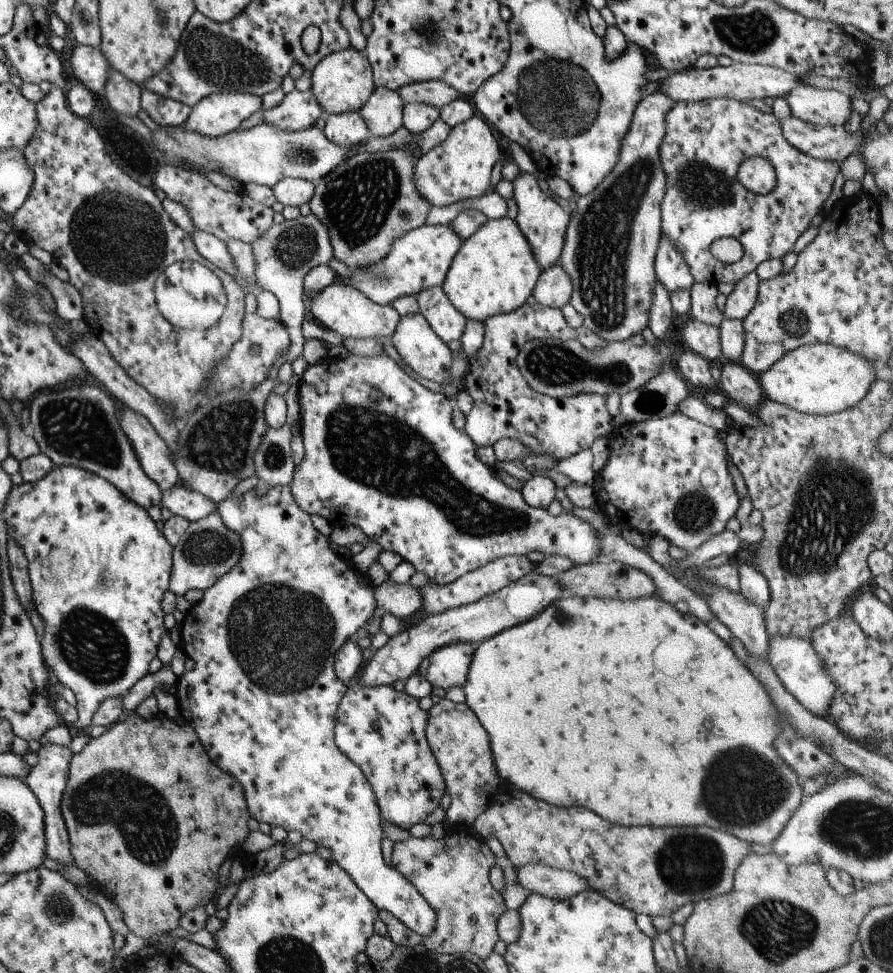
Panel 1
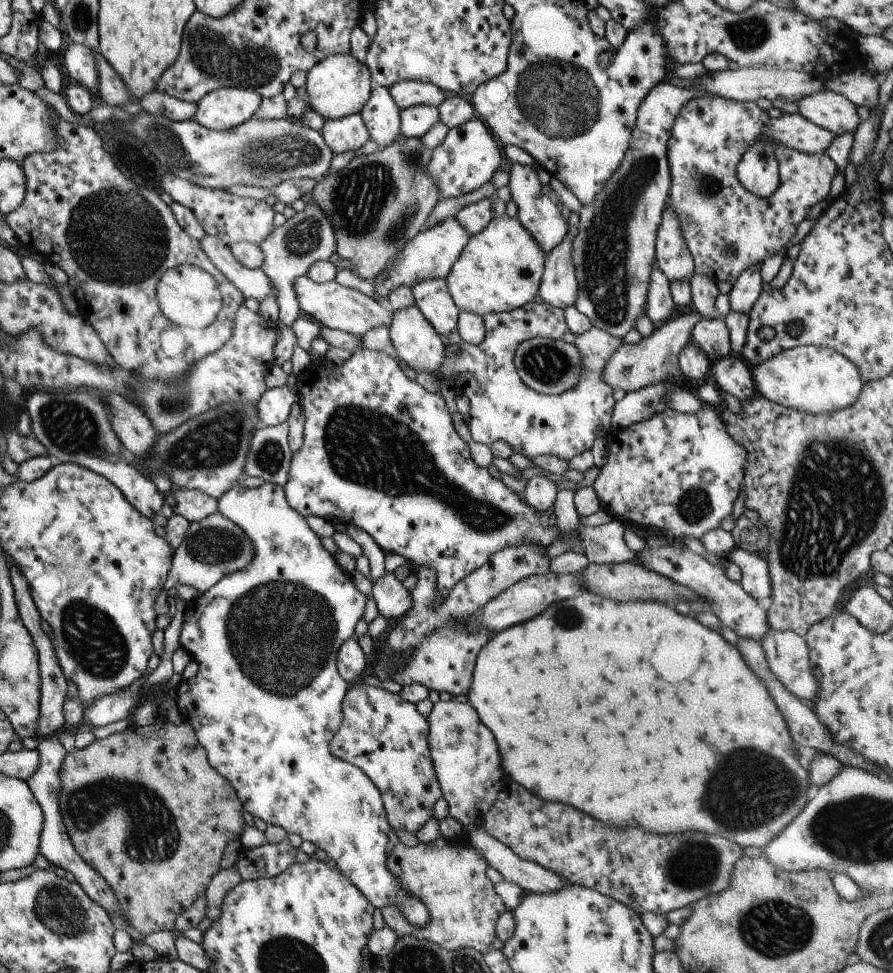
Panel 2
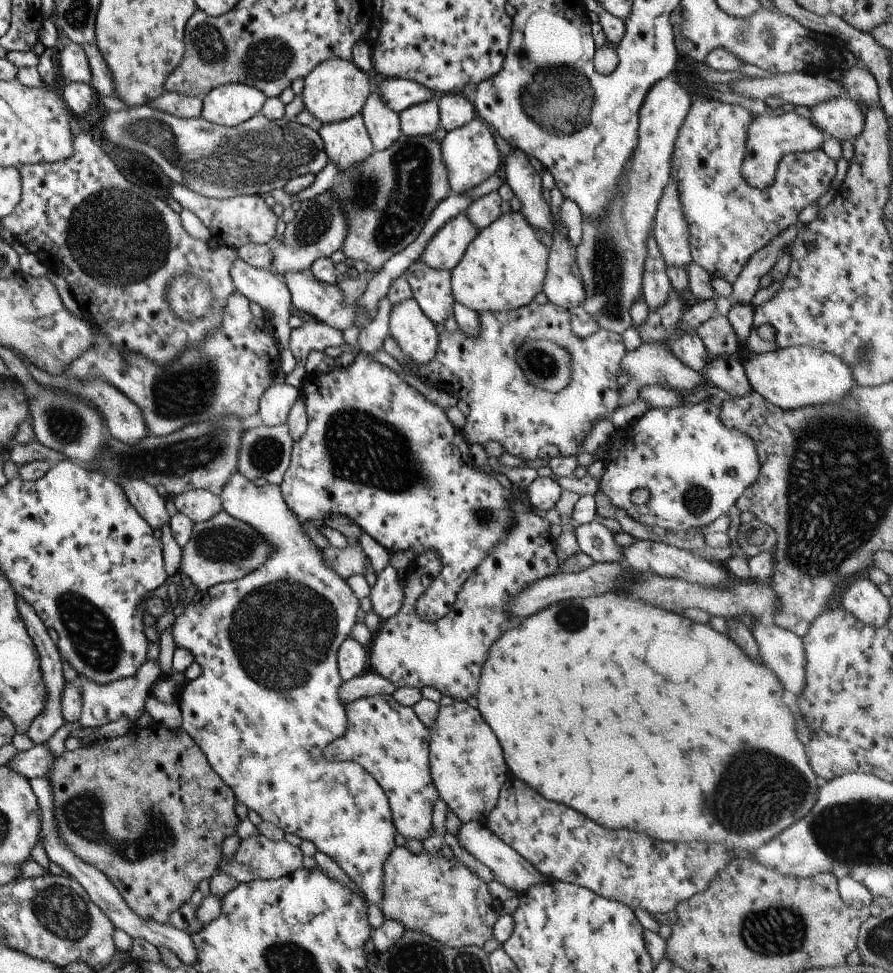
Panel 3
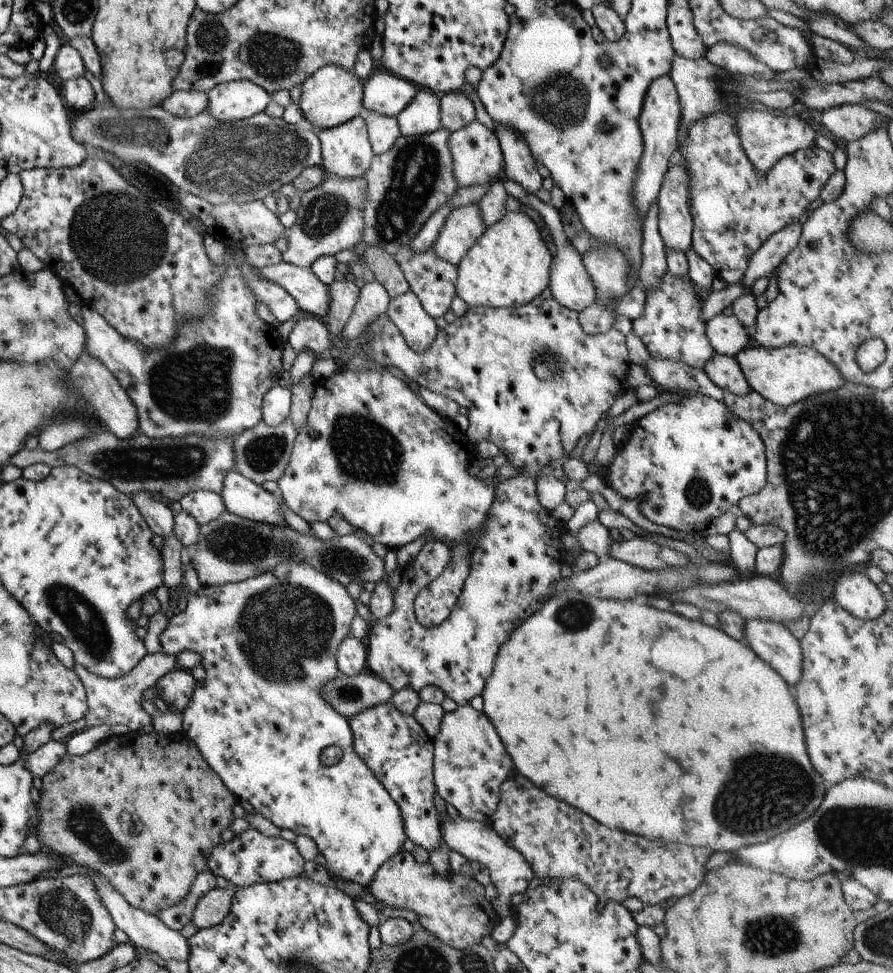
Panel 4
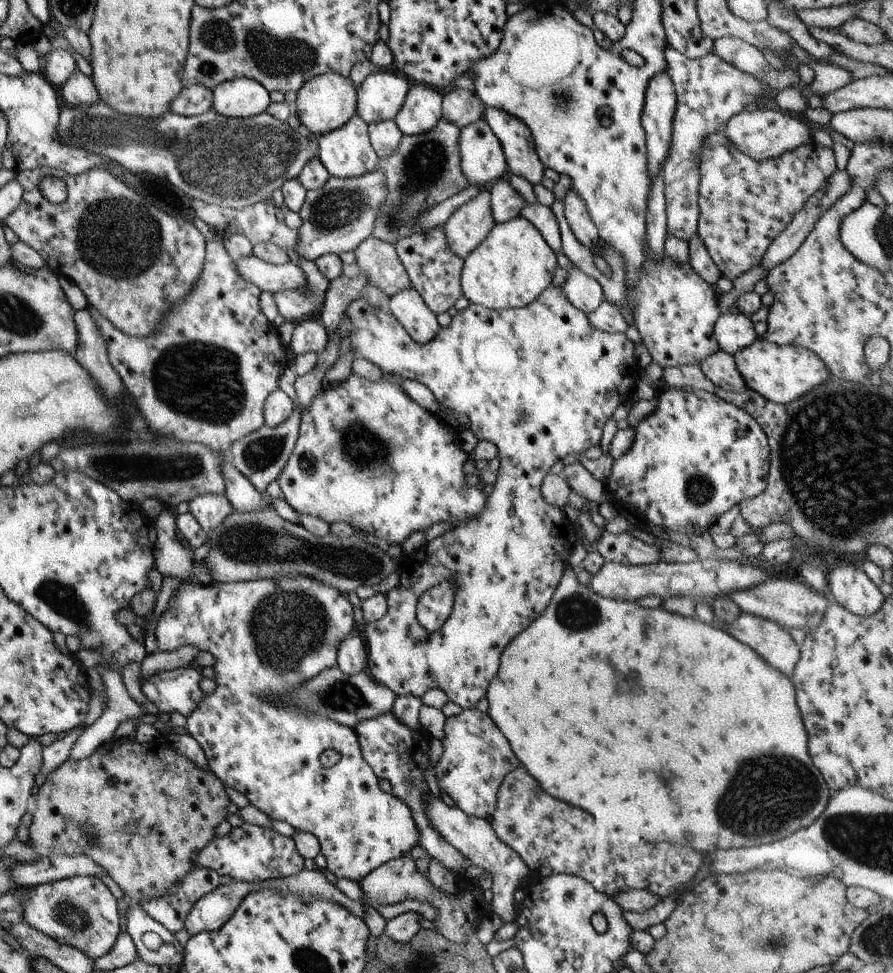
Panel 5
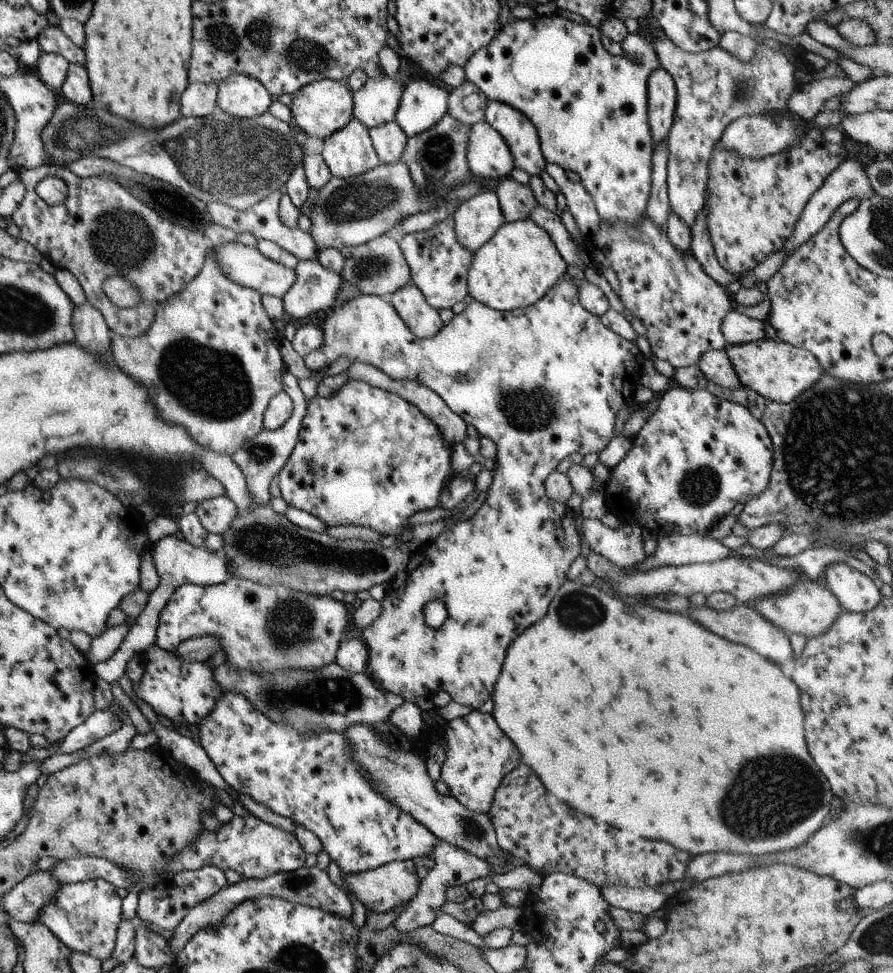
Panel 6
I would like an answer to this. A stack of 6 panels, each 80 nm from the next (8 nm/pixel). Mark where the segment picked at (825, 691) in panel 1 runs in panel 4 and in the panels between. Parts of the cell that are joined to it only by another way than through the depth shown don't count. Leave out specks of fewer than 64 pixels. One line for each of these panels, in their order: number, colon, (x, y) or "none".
2: (786, 653)
3: (780, 650)
4: (771, 642)

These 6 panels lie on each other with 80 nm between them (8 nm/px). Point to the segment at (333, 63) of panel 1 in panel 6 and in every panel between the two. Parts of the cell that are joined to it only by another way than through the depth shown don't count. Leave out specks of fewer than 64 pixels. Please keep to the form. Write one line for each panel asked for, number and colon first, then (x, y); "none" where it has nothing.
2: (338, 86)
3: (335, 90)
4: (331, 96)
5: (326, 101)
6: (318, 109)

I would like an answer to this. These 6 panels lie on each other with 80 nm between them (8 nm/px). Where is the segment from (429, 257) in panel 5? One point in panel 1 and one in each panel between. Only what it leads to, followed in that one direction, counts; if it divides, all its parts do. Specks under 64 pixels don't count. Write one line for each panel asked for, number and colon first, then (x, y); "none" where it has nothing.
1: (446, 323)
2: (431, 297)
3: (430, 288)
4: (432, 280)

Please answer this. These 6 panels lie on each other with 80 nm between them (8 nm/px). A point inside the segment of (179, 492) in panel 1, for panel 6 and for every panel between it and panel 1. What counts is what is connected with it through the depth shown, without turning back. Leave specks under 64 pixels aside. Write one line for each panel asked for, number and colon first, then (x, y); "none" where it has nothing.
2: (193, 505)
3: (199, 505)
4: (203, 506)
5: (208, 510)
6: (215, 514)

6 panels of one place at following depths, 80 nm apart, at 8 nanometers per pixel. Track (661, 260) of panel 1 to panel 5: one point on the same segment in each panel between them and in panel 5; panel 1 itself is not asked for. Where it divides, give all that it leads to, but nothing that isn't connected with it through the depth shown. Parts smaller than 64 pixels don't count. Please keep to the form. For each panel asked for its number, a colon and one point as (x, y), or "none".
2: (671, 256)
3: (669, 229)
4: (675, 224)
5: (709, 91)

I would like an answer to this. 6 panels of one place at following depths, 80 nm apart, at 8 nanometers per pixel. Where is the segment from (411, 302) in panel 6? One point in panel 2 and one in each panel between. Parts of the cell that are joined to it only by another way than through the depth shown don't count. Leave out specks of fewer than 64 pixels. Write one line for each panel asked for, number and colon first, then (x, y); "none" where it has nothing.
2: (417, 345)
3: (413, 332)
4: (418, 330)
5: (406, 306)

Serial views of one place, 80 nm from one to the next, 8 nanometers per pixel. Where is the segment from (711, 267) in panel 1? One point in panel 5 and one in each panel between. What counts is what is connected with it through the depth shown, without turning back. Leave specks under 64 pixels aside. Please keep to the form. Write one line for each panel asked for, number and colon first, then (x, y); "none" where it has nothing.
2: (726, 229)
3: (727, 221)
4: (734, 208)
5: (742, 204)

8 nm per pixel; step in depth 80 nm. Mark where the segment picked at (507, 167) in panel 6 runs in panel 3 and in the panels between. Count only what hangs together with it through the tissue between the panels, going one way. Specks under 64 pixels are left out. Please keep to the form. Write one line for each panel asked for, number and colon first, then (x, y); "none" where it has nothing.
3: (469, 154)
4: (476, 158)
5: (480, 158)

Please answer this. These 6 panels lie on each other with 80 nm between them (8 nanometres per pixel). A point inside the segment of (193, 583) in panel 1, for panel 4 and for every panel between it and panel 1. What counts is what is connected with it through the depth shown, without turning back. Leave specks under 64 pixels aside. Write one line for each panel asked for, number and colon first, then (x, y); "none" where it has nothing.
2: (213, 547)
3: (221, 549)
4: (229, 549)

